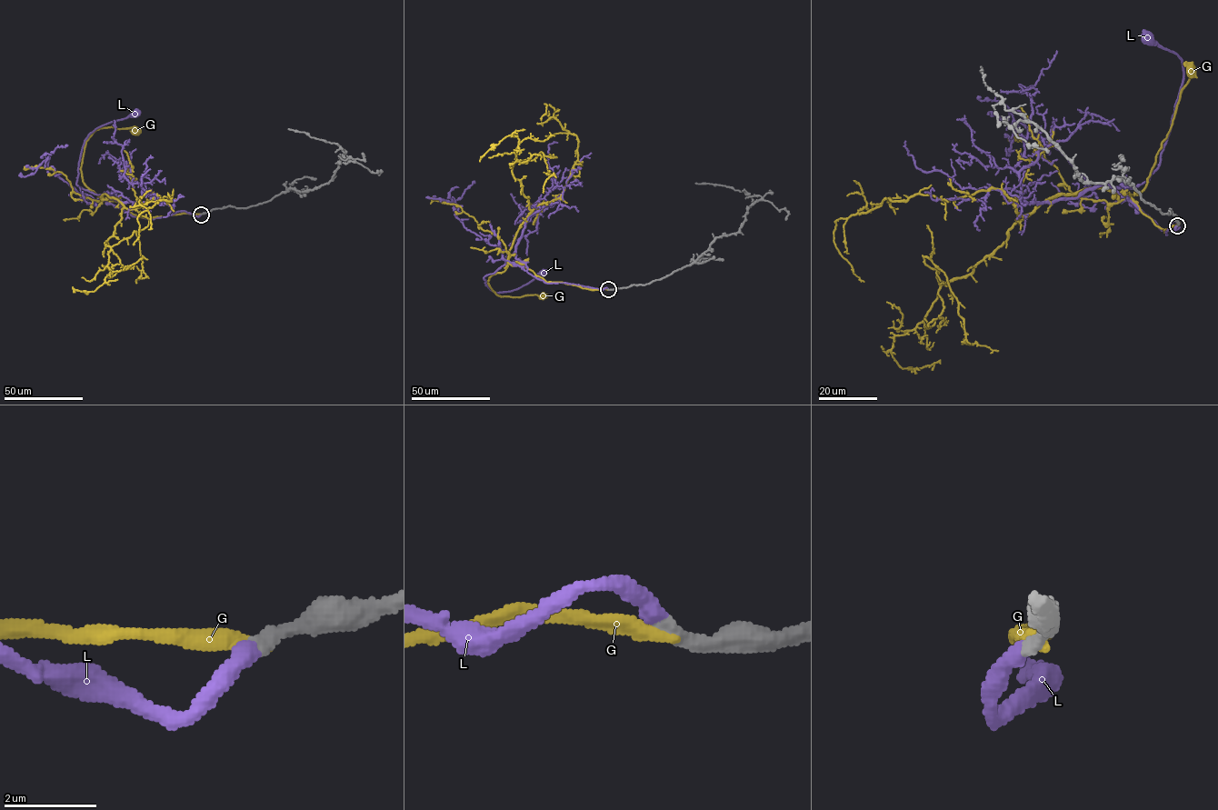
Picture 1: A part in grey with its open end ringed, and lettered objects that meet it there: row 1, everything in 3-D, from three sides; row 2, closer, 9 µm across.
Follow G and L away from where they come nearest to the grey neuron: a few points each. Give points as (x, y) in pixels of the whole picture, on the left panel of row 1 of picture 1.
G: (201, 214), (140, 217), (118, 201), (100, 197), (86, 185), (81, 166), (90, 135), (104, 127), (136, 129)
L: (201, 214), (131, 215), (107, 194), (76, 184), (84, 139), (135, 113)

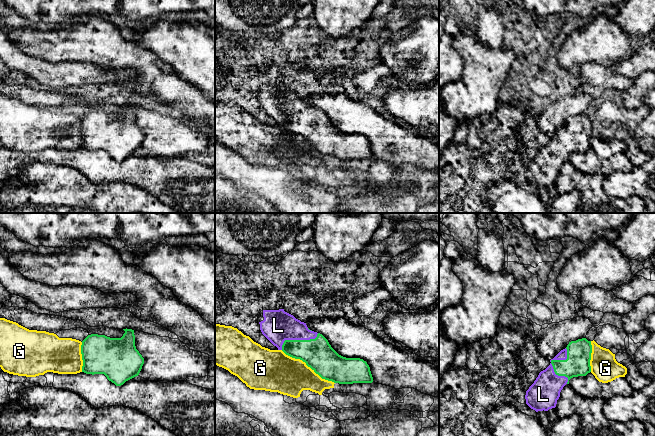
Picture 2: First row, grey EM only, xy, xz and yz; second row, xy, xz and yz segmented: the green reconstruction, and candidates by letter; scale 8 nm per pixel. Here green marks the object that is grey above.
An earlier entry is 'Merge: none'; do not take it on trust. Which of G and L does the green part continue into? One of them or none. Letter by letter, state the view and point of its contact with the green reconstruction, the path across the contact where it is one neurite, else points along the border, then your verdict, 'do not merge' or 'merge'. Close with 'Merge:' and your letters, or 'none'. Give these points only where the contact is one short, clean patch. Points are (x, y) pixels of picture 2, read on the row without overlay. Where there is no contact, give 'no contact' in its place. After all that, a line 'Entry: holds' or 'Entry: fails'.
G: xz (308, 142) | do not merge
L: xz (297, 116) | merge
Merge: L
Entry: fails

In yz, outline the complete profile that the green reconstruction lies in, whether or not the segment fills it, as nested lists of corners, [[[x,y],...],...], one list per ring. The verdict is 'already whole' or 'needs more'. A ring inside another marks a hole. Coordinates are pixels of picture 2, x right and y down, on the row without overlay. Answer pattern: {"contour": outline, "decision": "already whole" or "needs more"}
{"contour": [[[586,114],[569,118],[526,167],[526,180],[536,188],[555,184],[560,168],[569,156],[591,148],[591,129],[591,117]]], "decision": "needs more"}

